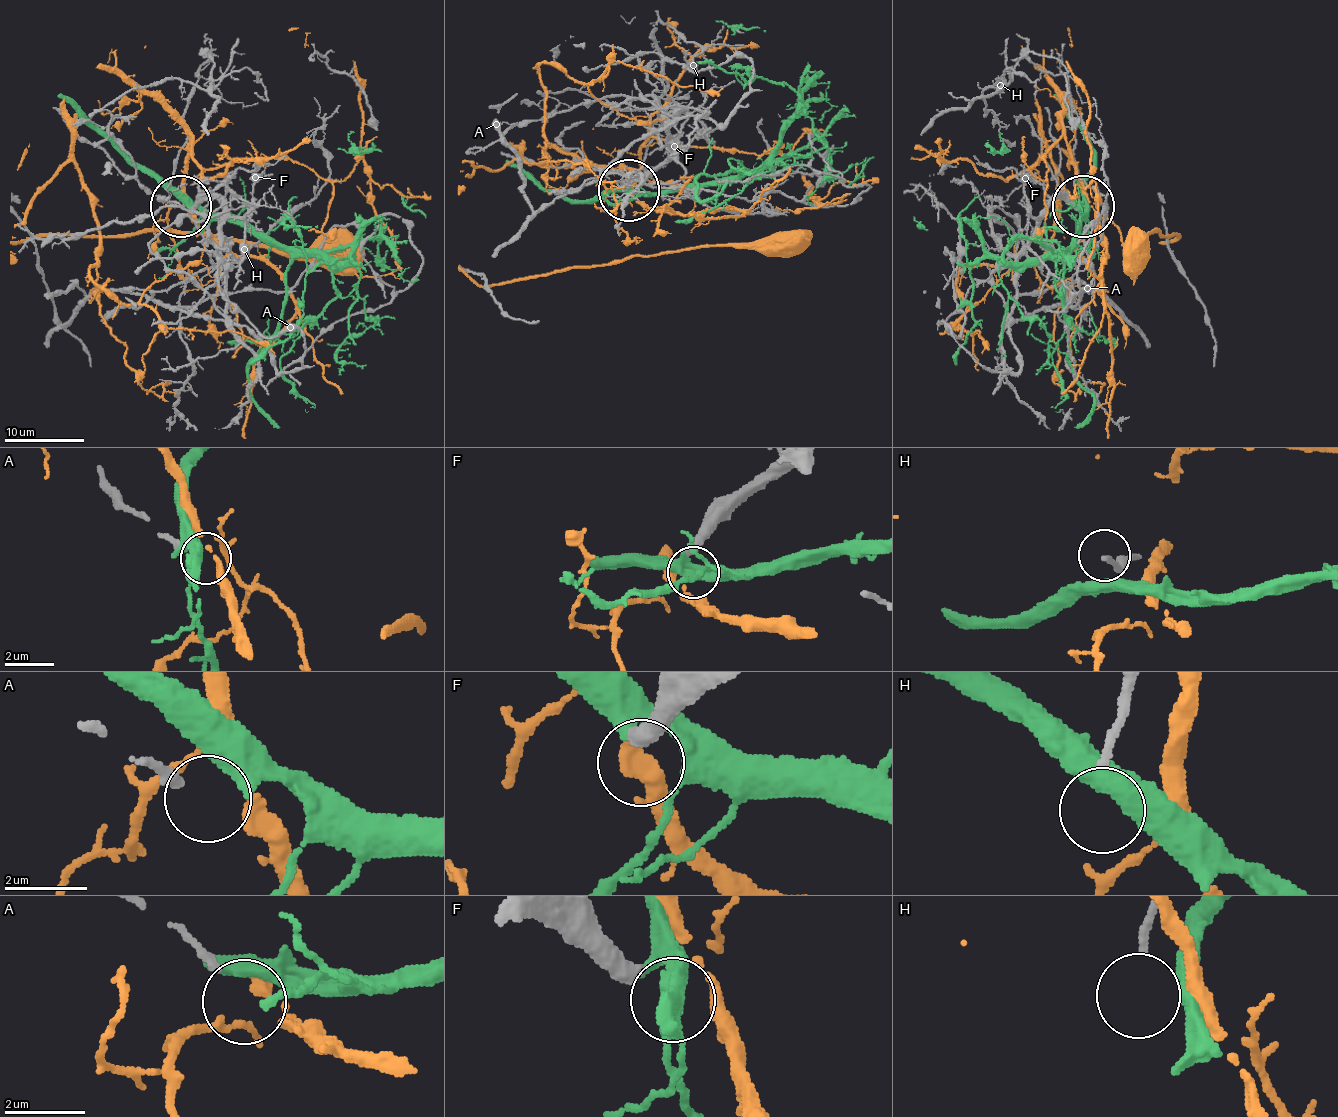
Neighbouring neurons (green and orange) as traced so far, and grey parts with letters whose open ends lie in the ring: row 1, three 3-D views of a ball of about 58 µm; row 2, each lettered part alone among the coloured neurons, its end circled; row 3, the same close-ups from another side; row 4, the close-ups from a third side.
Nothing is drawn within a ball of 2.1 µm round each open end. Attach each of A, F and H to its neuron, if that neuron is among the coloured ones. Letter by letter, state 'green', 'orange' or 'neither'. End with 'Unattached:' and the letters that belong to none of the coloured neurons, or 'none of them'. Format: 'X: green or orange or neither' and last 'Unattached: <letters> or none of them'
A: neither
F: green
H: neither
Unattached: A, H

